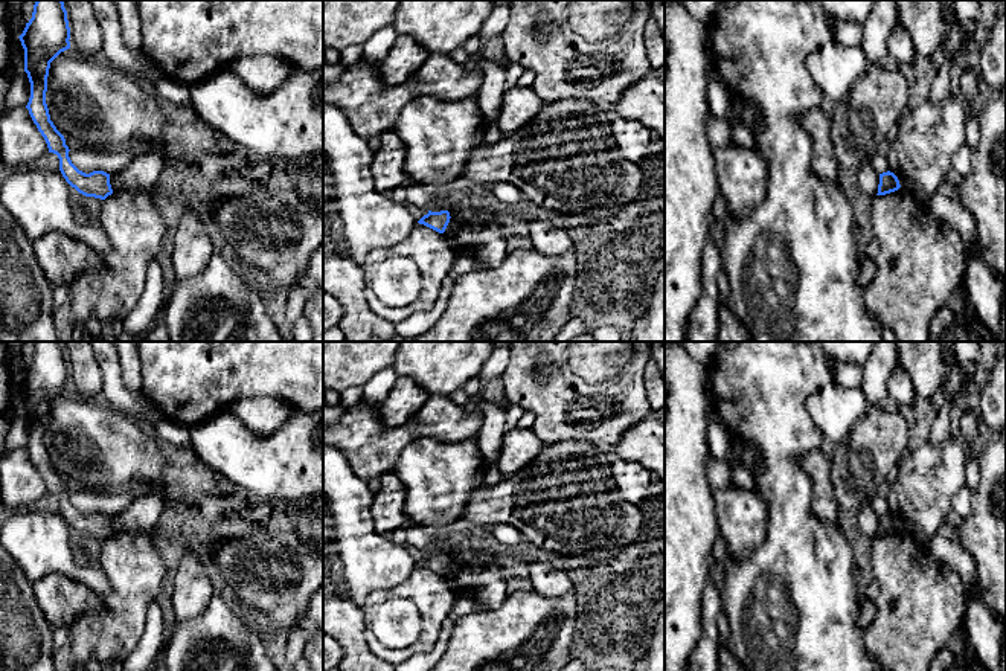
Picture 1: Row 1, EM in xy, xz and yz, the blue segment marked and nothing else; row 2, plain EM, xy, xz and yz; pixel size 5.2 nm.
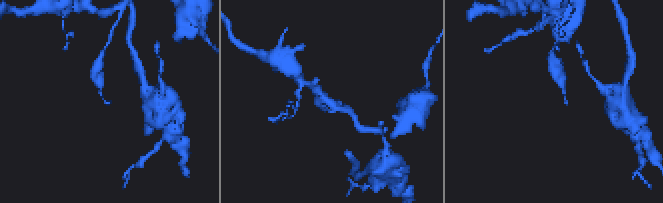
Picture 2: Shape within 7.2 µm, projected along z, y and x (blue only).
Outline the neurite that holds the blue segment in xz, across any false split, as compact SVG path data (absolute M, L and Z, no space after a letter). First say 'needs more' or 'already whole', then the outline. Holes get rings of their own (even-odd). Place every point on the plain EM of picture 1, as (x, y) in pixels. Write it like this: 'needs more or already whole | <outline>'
already whole | M428 552L427 557L424 557L418 564L424 566L439 575L444 575L448 564L450 564L450 554L448 552L441 552L441 554L431 554Z

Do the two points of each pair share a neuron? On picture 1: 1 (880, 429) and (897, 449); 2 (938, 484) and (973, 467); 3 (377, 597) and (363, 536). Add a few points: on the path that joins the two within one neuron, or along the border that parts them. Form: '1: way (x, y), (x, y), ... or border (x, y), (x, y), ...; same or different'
1: way (881, 433), (892, 444); same
2: border (968, 455), (964, 484); different
3: border (409, 575), (395, 584), (374, 589), (363, 607); different

